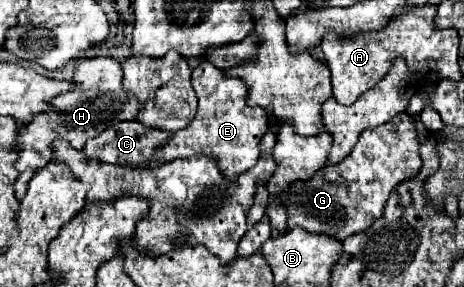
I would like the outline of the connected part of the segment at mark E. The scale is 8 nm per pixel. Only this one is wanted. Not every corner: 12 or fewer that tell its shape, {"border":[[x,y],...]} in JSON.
{"border":[[210,61],[192,71],[198,113],[150,165],[210,155],[228,179],[256,165],[266,111]]}

